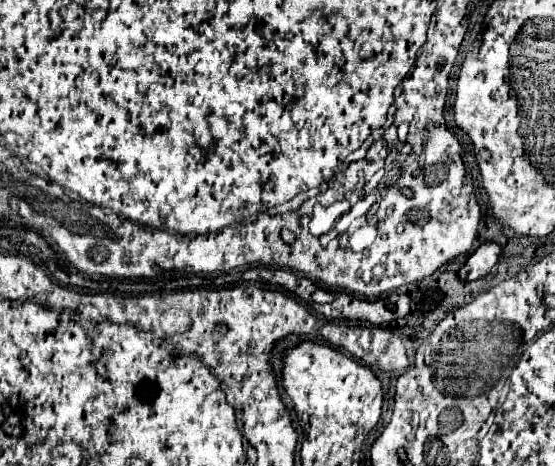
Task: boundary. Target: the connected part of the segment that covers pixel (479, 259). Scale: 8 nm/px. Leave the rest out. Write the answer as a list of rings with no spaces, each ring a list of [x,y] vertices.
[[[485,242],[485,244],[481,244],[481,246],[467,258],[467,262],[461,266],[461,270],[457,272],[459,280],[463,280],[463,282],[473,282],[473,280],[479,280],[479,278],[487,276],[487,274],[491,272],[491,268],[495,266],[499,254],[501,254],[499,244],[495,244],[495,242]]]

